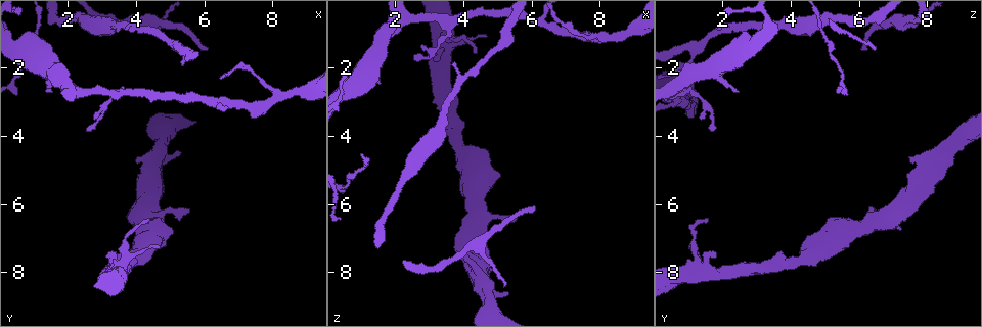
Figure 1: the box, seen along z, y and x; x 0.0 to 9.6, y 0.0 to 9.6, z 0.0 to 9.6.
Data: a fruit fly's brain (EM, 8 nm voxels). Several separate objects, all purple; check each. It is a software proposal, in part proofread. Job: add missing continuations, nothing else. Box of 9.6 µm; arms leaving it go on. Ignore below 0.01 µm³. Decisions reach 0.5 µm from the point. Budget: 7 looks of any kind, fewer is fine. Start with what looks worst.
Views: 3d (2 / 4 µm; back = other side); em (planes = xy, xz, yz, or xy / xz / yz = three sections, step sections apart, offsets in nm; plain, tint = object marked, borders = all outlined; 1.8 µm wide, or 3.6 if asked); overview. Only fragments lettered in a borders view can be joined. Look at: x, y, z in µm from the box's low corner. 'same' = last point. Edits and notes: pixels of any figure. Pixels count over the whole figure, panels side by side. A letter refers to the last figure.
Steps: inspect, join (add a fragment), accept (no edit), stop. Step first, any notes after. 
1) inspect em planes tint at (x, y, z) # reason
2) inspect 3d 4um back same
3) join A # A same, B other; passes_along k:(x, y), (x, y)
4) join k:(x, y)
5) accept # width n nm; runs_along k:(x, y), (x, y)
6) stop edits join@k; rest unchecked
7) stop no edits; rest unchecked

inspect em xz step 16 borders at (5.40, 1.95, 0.90) # free end

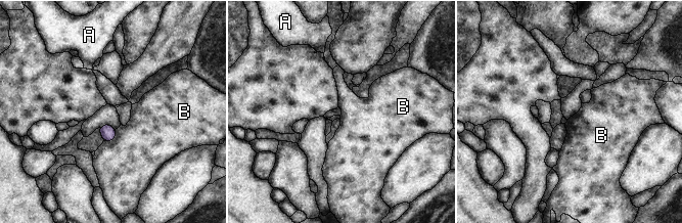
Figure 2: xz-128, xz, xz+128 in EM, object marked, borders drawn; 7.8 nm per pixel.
accept # A other, B other; border 2:(116, 129), (116, 136), (104, 141); none of them fits

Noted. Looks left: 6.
inspect em planes plain at (1.50, 2.75, 2.45) # branch stops here

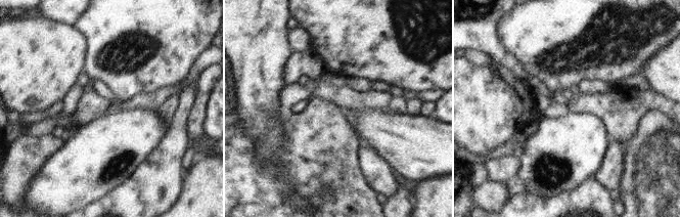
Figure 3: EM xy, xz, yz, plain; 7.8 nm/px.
inspect em planes borders same

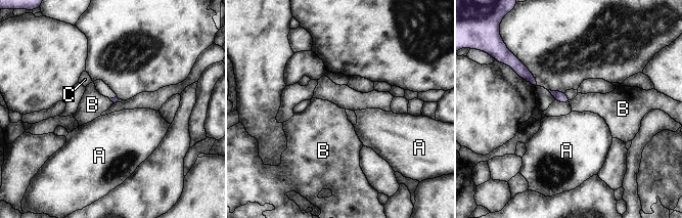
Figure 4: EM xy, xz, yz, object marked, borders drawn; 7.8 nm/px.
accept # longest_contact B 40 nm; A other, B other, C other; border 4:(572, 99), (569, 102); none of them fits

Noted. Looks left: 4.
inspect em planes borders at (4.35, 6.40, 1.60)

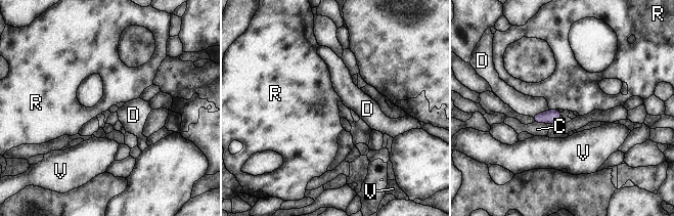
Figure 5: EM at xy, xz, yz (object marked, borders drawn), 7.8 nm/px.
accept # longest_contact D 160 nm; C other, D other, R other, V other; border 5:(549, 109), (556, 110); no lettered fragment goes on from it

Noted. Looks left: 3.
stop no edits; rest unchecked

